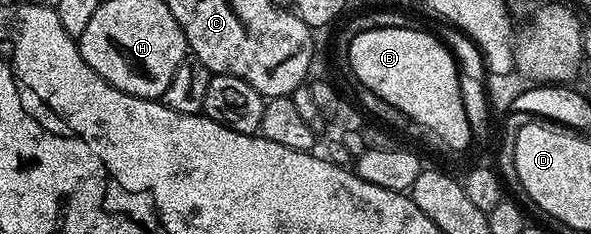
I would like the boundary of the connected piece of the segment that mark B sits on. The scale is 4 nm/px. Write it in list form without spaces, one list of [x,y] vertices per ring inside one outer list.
[[[416,26],[405,28],[377,28],[359,32],[348,43],[347,65],[353,70],[360,86],[387,101],[387,105],[395,105],[414,124],[426,127],[433,135],[438,135],[453,151],[461,151],[474,142],[471,129],[464,113],[463,98],[460,93],[458,63],[452,52],[436,34],[428,35],[425,31],[416,31]]]

